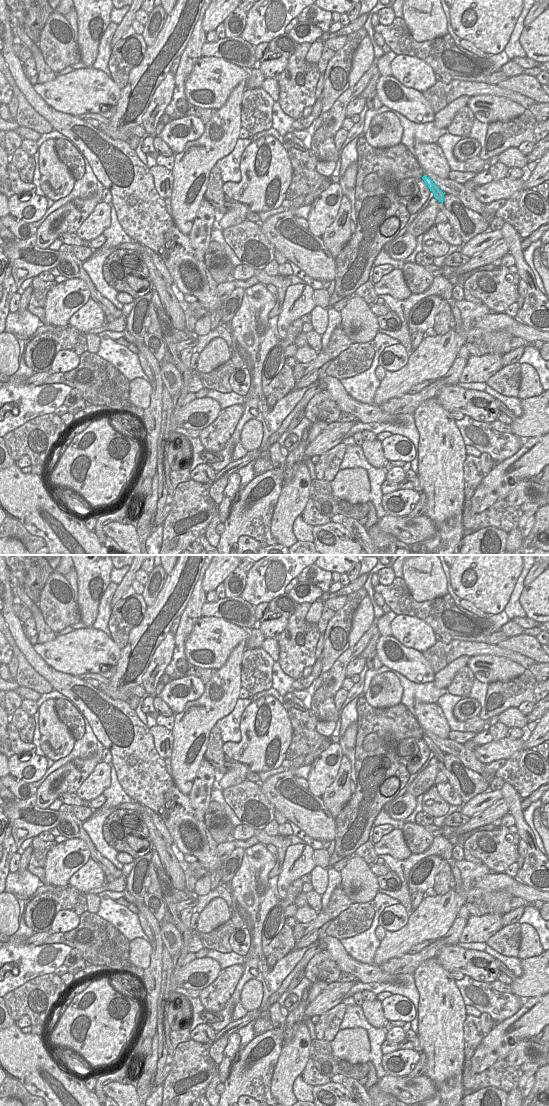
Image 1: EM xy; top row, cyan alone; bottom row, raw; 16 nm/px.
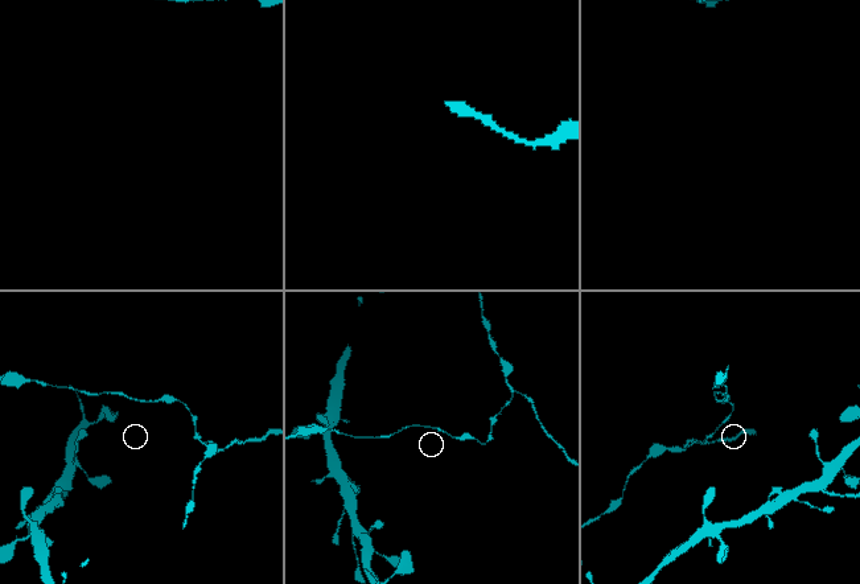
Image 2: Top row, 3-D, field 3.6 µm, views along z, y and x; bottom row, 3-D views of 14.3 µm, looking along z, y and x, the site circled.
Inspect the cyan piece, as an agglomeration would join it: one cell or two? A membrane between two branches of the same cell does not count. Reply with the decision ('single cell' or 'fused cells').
single cell

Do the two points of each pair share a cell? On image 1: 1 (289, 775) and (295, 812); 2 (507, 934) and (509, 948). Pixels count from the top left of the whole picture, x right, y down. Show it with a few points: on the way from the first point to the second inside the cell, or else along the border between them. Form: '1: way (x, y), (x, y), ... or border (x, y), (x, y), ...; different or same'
1: way (278, 777), (274, 788), (287, 801); same
2: way (509, 937), (509, 945); same

